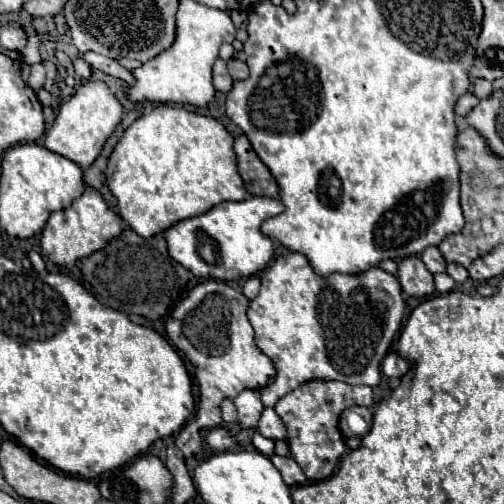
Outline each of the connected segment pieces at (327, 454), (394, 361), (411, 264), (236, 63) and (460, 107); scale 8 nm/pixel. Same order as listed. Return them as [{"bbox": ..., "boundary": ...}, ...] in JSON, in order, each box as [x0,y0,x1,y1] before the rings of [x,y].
[{"bbox":[275,381,373,481],"boundary":[[[307,381],[275,403],[275,413],[287,427],[289,457],[303,469],[309,481],[321,481],[333,475],[345,453],[345,441],[339,431],[339,415],[353,405],[373,405],[373,389],[369,385],[347,385],[341,381]]]},{"bbox":[381,353,409,377],"boundary":[[[389,353],[389,355],[383,359],[381,371],[383,371],[387,377],[403,377],[403,375],[409,371],[409,363],[407,363],[405,359],[401,359],[397,353]]]},{"bbox":[397,255,435,299],"boundary":[[[411,255],[399,263],[397,279],[409,297],[423,299],[435,293],[433,273],[427,271],[427,267],[423,265],[423,261],[417,255]]]},{"bbox":[227,59,249,79],"boundary":[[[231,59],[231,61],[227,63],[227,67],[229,67],[229,75],[231,75],[233,79],[247,79],[247,75],[249,75],[249,67],[247,67],[245,61]]]},{"bbox":[455,93,479,117],"boundary":[[[465,93],[465,95],[459,97],[459,101],[457,101],[457,105],[455,105],[455,113],[457,113],[459,117],[465,117],[477,103],[479,103],[479,99],[477,99],[473,93]]]}]

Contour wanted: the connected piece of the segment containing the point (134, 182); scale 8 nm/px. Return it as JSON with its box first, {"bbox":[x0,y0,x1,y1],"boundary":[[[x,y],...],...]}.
{"bbox":[107,105,247,239],"boundary":[[[157,105],[153,107],[149,113],[143,113],[129,129],[125,129],[125,133],[121,135],[121,139],[117,141],[109,161],[107,161],[107,185],[113,193],[113,197],[117,199],[117,211],[119,211],[119,217],[137,233],[137,235],[143,235],[143,239],[151,239],[151,235],[159,235],[163,231],[167,231],[167,227],[173,227],[175,223],[183,221],[183,219],[189,219],[189,217],[195,217],[195,215],[201,215],[205,211],[209,211],[211,207],[215,207],[217,203],[221,201],[243,201],[247,197],[247,191],[245,191],[245,185],[237,173],[237,163],[235,163],[235,153],[233,153],[233,137],[225,131],[225,127],[215,121],[213,117],[207,117],[207,115],[201,115],[201,113],[195,113],[195,111],[187,111],[185,107],[179,107],[179,105]]]}

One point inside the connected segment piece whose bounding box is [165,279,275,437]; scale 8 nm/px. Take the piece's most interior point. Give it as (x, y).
(210, 325)

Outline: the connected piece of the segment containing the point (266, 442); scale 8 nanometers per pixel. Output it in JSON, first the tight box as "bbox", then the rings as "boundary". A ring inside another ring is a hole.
{"bbox":[253,433,273,455],"boundary":[[[255,433],[253,435],[253,445],[255,445],[255,449],[257,451],[261,451],[263,455],[271,455],[273,453],[273,441],[271,439],[265,439],[265,437],[261,437],[259,433]]]}

